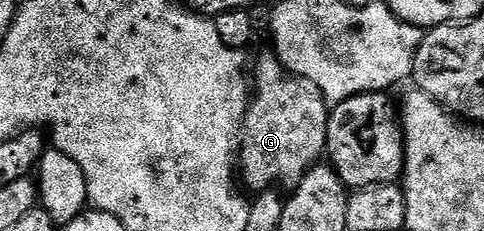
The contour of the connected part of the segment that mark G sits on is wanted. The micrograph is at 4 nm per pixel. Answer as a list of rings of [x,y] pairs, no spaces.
[[[274,53],[261,55],[259,63],[253,66],[253,93],[243,118],[241,149],[237,155],[242,185],[252,192],[298,186],[311,167],[324,157],[328,113],[328,103],[323,101],[317,84],[289,74]]]

